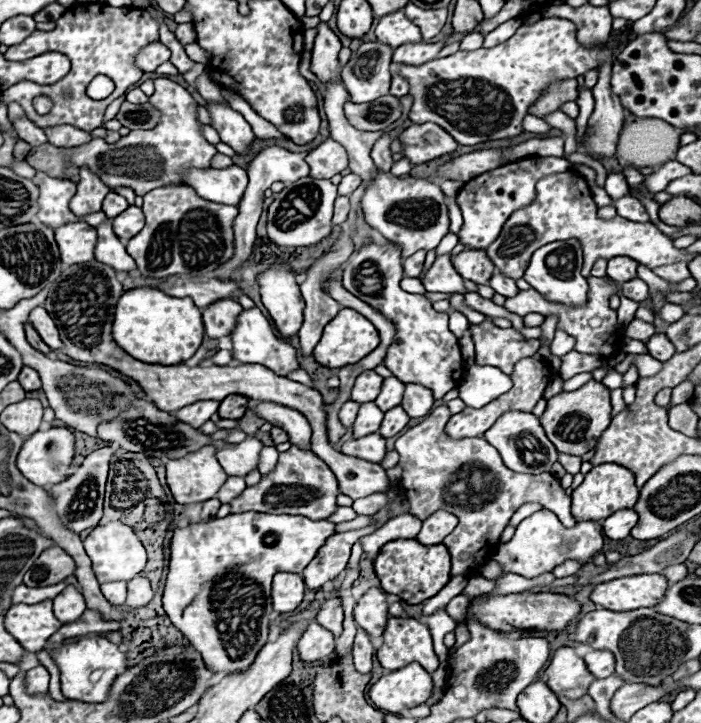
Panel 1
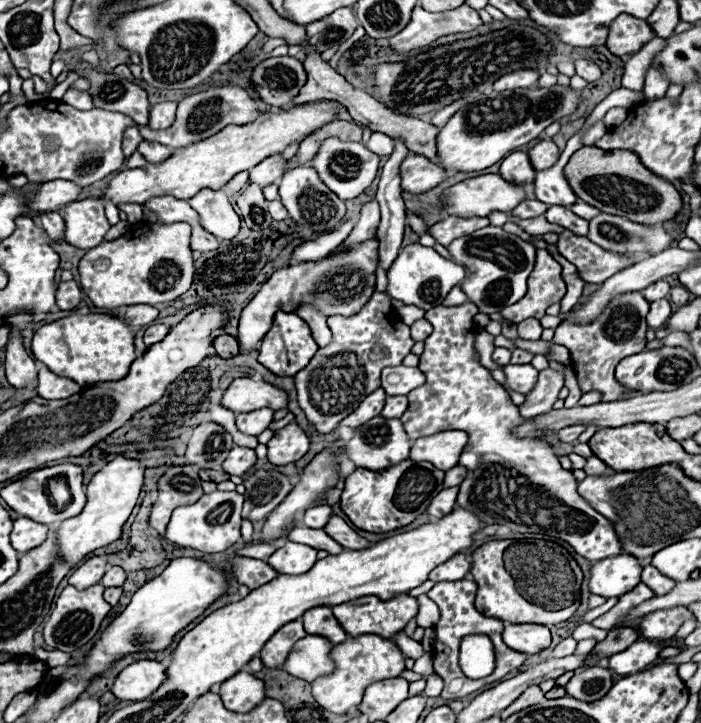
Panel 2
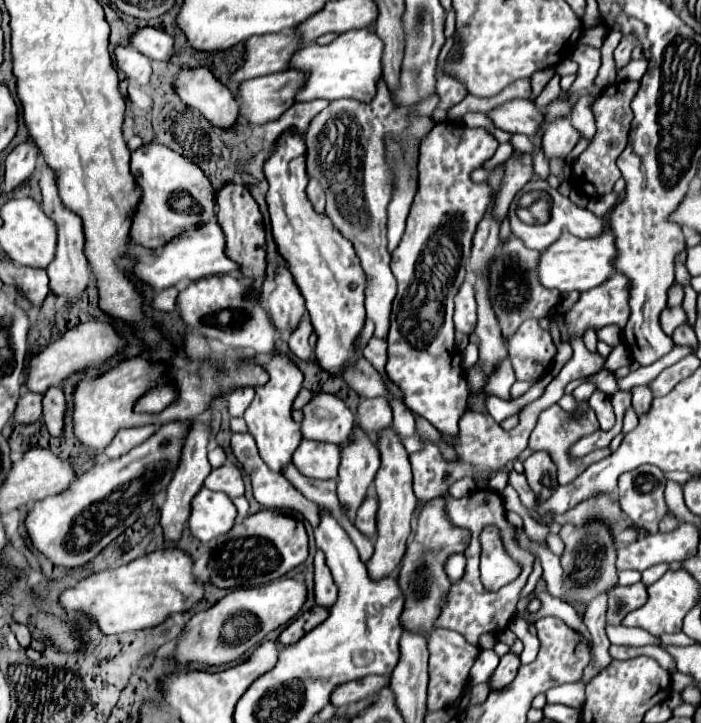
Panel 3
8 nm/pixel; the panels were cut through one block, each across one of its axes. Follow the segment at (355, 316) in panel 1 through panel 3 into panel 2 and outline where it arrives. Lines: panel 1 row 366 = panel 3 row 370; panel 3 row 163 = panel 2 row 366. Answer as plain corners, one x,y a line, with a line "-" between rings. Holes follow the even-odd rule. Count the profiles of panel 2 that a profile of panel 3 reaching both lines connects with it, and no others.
280,310
280,312
276,312
272,328
266,332
266,336
262,340
262,346
258,350
260,352
258,362
264,364
268,370
272,370
278,376
294,376
294,374
298,374
298,370
308,366
308,362
316,354
316,350
318,350
318,344
312,338
308,324
302,318
298,318
294,312
288,314
288,312

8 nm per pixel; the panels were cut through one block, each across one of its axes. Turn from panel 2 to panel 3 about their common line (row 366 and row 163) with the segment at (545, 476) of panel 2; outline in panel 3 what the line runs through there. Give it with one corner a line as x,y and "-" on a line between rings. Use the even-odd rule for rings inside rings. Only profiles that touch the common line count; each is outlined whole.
438,122
420,148
420,188
410,210
404,236
392,252
392,274
398,280
398,294
392,302
392,326
388,334
386,372
404,390
406,406
424,416
440,434
458,436
458,420
466,412
466,378
462,358
454,346
454,296
466,276
466,258
478,222
484,218
492,192
490,184
476,184
470,174
494,156
498,140
484,128
468,128
458,122

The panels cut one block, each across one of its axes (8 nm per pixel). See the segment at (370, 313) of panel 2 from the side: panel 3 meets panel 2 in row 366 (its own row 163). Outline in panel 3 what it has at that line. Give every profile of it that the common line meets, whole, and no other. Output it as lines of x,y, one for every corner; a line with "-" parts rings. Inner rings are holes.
384,82
378,84
372,102
360,102
352,98
334,100
322,110
304,134
306,142
306,172
310,178
320,180
326,190
326,216
332,220
334,228
354,244
360,266
366,274
366,318
374,322
374,336
386,340
390,328
390,310
396,296
396,280
390,272
390,252
386,250
386,184
390,184
390,168
384,160
384,136
402,132
406,126
406,110
398,110
390,98
390,90

